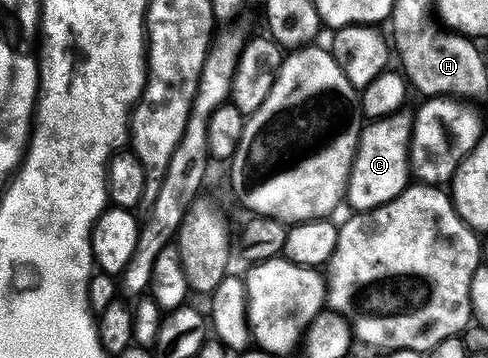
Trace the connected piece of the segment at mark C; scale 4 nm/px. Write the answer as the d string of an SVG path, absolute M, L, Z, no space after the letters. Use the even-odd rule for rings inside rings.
M370 122L367 125L358 140L358 149L350 164L350 177L346 180L346 200L358 214L384 206L408 187L408 144L403 133L401 136L385 128L387 125L382 122Z

